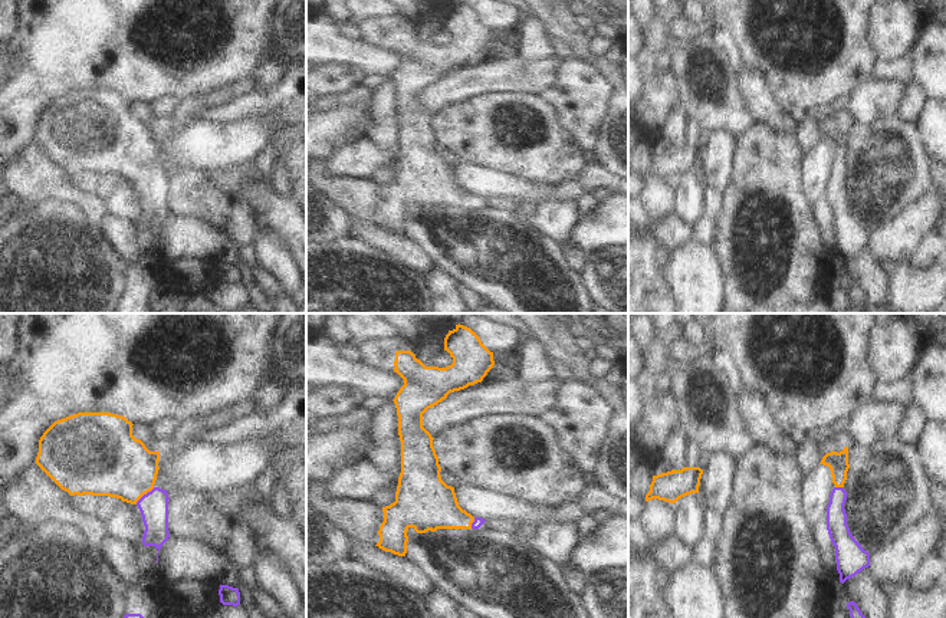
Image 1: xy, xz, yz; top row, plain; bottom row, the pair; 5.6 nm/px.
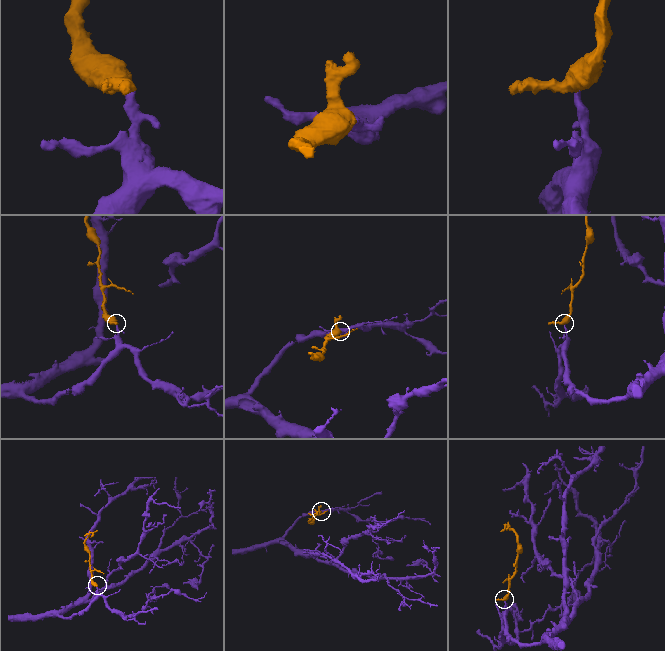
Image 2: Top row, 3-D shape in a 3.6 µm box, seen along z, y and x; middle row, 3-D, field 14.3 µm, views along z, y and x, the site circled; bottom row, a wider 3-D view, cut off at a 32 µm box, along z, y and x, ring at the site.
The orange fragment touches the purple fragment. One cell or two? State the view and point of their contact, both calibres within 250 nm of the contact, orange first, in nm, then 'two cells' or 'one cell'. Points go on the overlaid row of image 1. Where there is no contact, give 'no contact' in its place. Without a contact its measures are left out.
meets orange in xy at (144, 493); 380 nm thick on the orange side, 160 nm on the other; one cell

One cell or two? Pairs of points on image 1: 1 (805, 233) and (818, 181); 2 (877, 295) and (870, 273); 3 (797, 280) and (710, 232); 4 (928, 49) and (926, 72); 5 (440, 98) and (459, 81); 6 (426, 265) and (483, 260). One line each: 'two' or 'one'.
1: two
2: one
3: two
4: one
5: one
6: two

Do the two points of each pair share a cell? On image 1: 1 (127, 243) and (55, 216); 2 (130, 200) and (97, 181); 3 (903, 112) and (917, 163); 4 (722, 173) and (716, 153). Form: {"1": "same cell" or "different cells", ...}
{"1": "different cells", "2": "different cells", "3": "different cells", "4": "same cell"}

